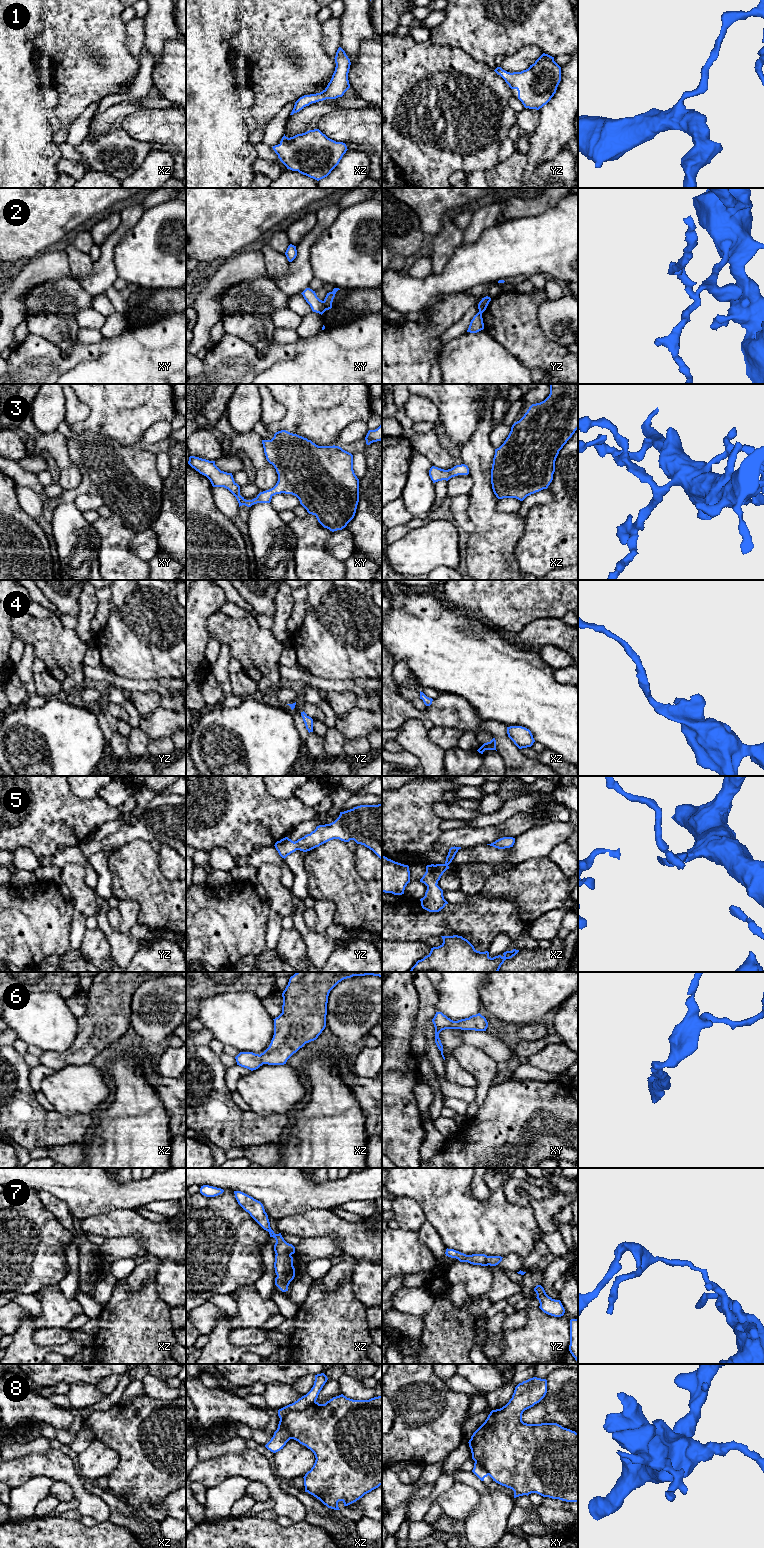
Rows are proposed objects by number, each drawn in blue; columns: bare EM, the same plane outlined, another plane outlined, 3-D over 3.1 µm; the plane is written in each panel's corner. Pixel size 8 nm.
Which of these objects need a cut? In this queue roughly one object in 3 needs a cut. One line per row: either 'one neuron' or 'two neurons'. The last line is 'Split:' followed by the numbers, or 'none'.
1: one neuron
2: two neurons
3: one neuron
4: one neuron
5: one neuron
6: one neuron
7: one neuron
8: one neuron
Split: 2

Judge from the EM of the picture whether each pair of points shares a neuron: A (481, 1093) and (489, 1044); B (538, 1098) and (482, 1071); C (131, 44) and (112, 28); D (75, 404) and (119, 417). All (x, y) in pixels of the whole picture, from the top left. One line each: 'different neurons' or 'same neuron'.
A: different neurons
B: different neurons
C: different neurons
D: different neurons

